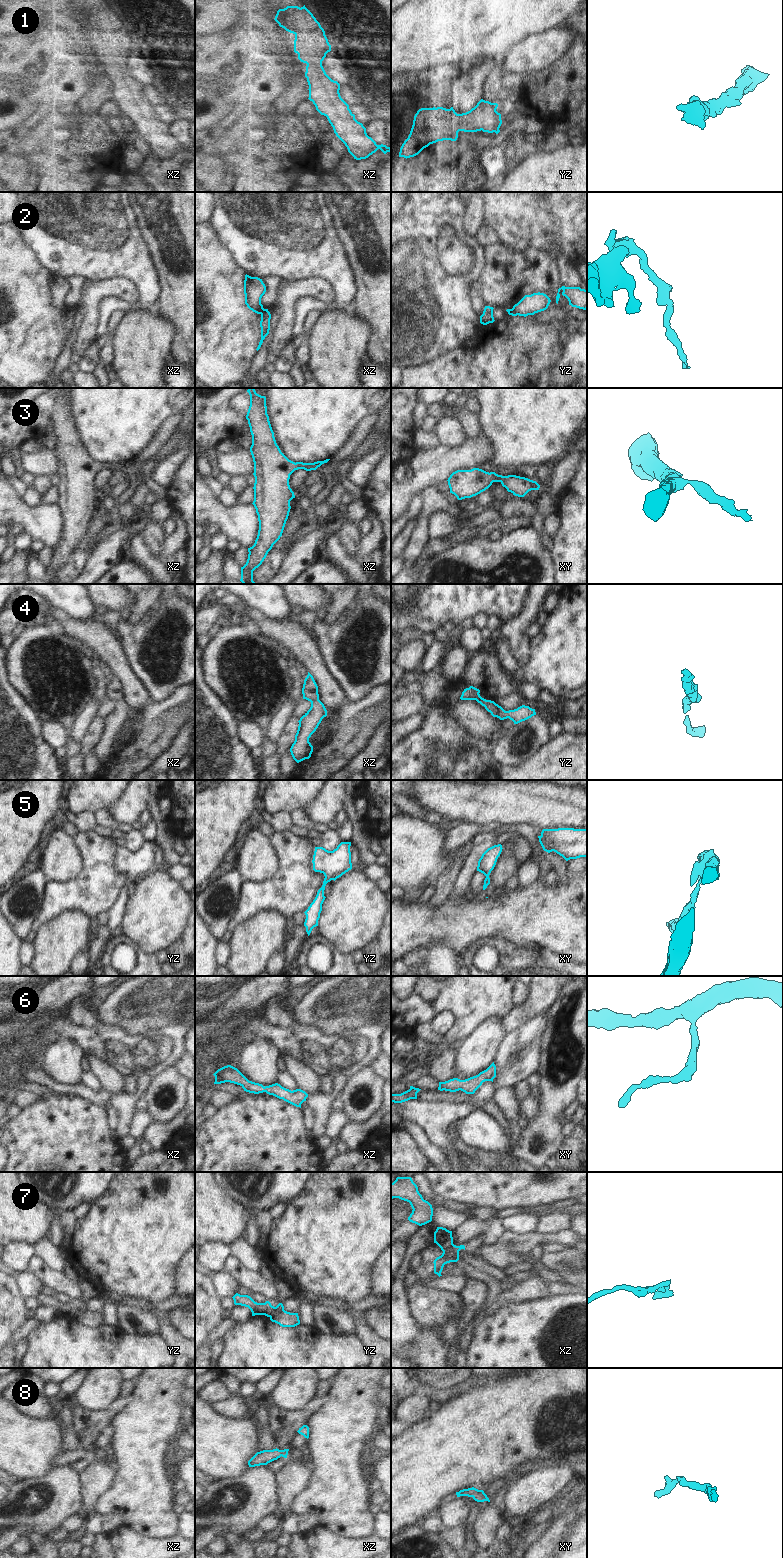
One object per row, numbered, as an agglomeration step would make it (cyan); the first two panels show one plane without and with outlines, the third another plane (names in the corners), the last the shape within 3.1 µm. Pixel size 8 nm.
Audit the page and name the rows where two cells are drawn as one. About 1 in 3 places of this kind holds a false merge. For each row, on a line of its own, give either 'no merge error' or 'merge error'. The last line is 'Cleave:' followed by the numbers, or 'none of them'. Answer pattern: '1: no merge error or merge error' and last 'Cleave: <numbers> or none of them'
1: no merge error
2: merge error
3: no merge error
4: no merge error
5: no merge error
6: no merge error
7: merge error
8: no merge error
Cleave: 2, 7

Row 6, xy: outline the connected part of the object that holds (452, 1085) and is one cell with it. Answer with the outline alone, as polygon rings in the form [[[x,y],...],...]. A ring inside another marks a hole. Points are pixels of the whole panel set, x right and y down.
[[[494,1062],[484,1071],[480,1072],[478,1075],[470,1077],[465,1080],[460,1080],[458,1078],[453,1078],[445,1082],[439,1082],[438,1090],[440,1091],[463,1091],[466,1094],[474,1094],[475,1091],[482,1085],[485,1081],[492,1081],[496,1077],[496,1066]]]

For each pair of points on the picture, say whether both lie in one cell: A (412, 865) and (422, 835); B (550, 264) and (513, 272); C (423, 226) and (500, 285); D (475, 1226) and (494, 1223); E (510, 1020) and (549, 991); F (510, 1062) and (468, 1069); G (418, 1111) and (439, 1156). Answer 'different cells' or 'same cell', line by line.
A: same cell
B: same cell
C: different cells
D: same cell
E: same cell
F: different cells
G: different cells

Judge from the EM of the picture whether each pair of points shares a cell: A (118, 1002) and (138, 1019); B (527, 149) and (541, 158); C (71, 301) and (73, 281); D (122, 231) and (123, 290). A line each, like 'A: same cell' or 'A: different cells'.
A: same cell
B: different cells
C: same cell
D: different cells

